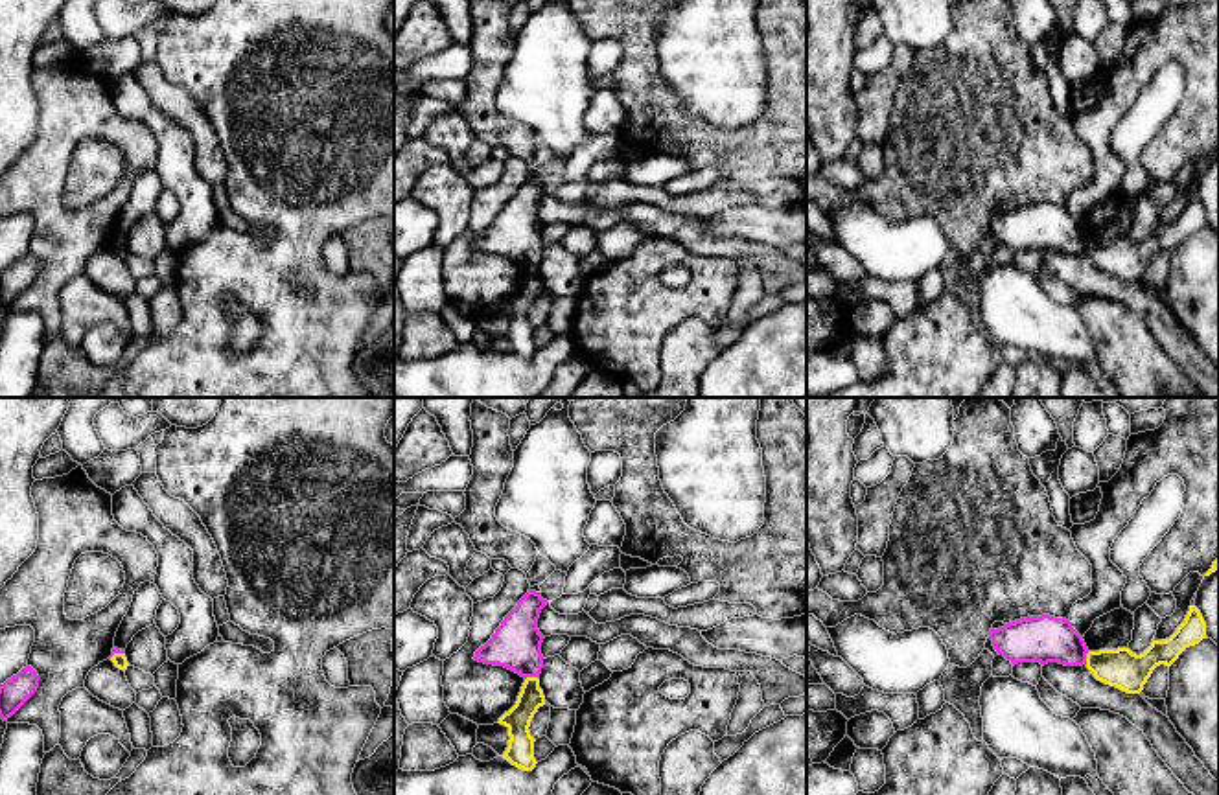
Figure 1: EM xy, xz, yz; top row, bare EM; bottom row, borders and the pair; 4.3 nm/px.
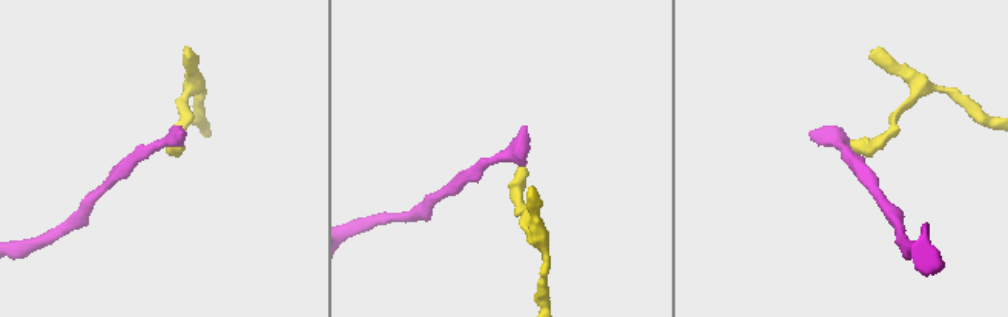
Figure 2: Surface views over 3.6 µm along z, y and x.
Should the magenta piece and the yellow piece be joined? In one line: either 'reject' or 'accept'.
reject

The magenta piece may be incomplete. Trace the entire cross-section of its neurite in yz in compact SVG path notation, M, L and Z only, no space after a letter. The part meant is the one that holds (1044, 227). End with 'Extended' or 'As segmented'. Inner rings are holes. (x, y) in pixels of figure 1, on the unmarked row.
M1050 202L1020 206L991 217L989 226L998 243L1004 243L1013 254L1018 250L1086 252L1088 236L1066 206Z. As segmented

